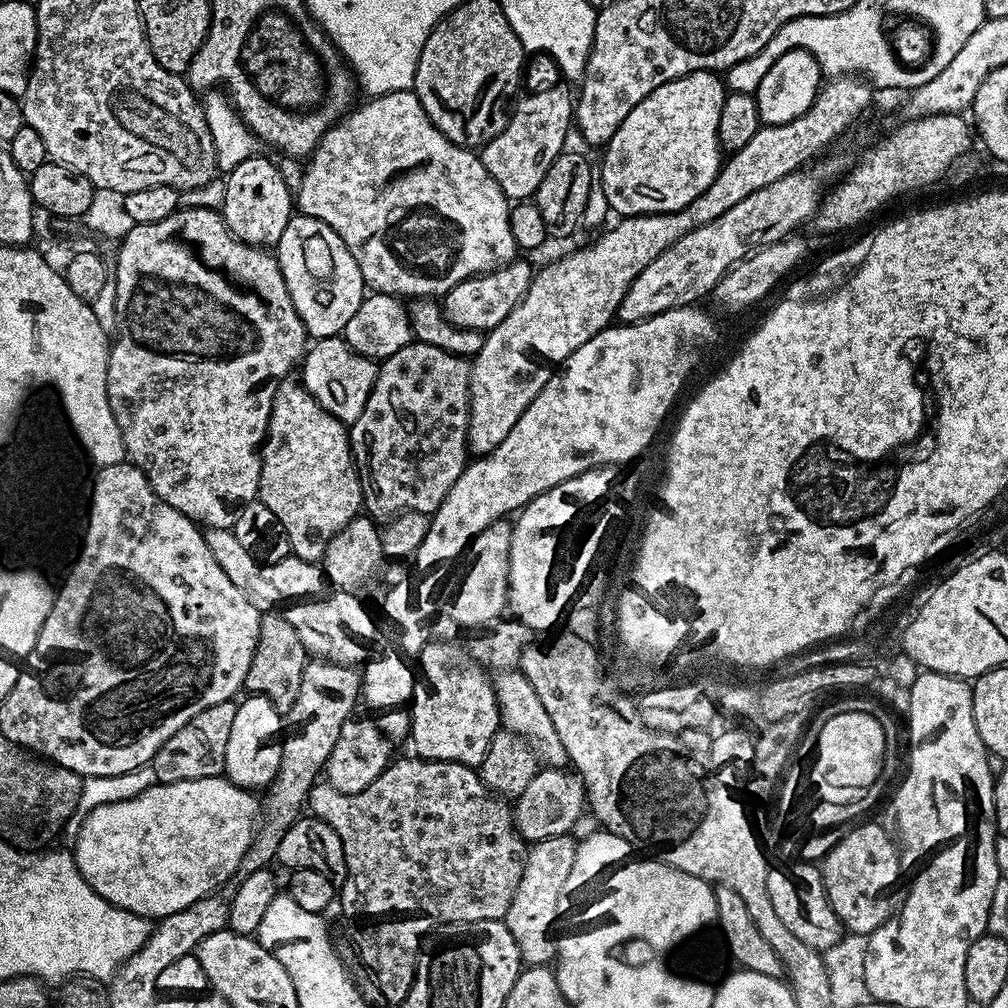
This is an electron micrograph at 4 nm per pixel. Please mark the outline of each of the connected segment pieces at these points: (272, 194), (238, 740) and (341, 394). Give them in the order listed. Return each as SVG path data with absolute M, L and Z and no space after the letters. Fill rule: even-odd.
M263 154L246 158L226 176L226 198L222 215L226 226L243 244L274 246L286 230L286 222L294 215L294 192L284 176Z
M245 695L236 705L234 726L230 729L230 739L226 745L227 779L240 788L267 789L280 769L280 745L282 743L282 717L264 696Z
M326 336L317 339L307 349L302 361L303 368L304 387L319 404L324 406L326 411L337 416L345 426L351 426L358 418L358 414L362 414L378 375L377 361L355 352L340 336Z

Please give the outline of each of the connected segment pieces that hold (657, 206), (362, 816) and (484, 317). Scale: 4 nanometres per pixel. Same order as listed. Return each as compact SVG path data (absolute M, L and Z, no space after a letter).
M715 71L692 72L677 80L658 86L622 122L622 126L610 138L603 149L604 161L598 164L598 182L606 194L609 209L617 217L649 216L655 212L677 212L698 194L702 194L720 173L722 149L718 138L718 117L722 115L722 102L726 95L726 84Z
M419 758L408 761L400 760L395 761L394 766L389 766L387 770L380 775L378 786L373 786L362 790L358 794L342 794L342 790L334 790L327 786L317 786L310 790L308 795L308 802L306 805L307 811L311 815L315 816L316 819L326 822L333 830L338 834L338 838L342 842L342 850L346 854L346 870L348 871L347 881L338 888L338 908L344 911L344 916L348 919L348 932L352 935L352 944L356 947L356 952L360 955L362 963L368 967L371 983L375 984L376 989L380 991L380 1000L383 1003L392 1004L392 1006L398 1006L406 998L406 994L410 994L410 986L414 982L414 974L416 973L416 960L420 956L420 949L425 943L426 938L431 937L433 933L437 931L436 928L439 924L448 924L444 926L467 926L470 924L477 924L483 920L503 920L505 914L510 910L510 902L514 902L514 894L518 890L518 882L522 882L522 870L524 869L524 858L526 855L526 842L520 837L520 832L516 829L516 822L512 819L512 808L510 807L507 799L501 798L488 791L488 787L480 781L480 773L475 767L459 764L458 762L442 762L441 760L422 760Z
M517 258L494 272L483 272L481 276L466 278L442 297L444 317L459 328L487 334L498 327L502 318L506 318L506 314L514 310L514 306L518 306L530 286L533 275L534 268L523 258Z

